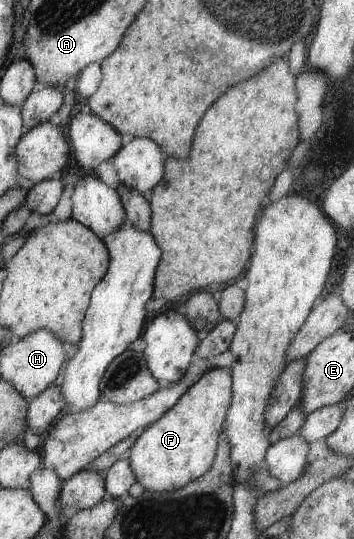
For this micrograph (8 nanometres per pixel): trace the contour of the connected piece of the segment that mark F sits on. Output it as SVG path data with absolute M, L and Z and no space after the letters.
M214 365L207 372L204 372L200 380L194 383L180 397L180 400L158 421L153 422L145 431L136 439L131 448L130 459L119 460L115 462L104 475L105 489L110 492L112 498L120 500L127 496L130 486L138 481L146 491L164 493L173 491L189 482L195 481L206 474L214 466L214 456L216 444L222 432L222 422L227 418L228 408L232 401L232 374L230 369Z

